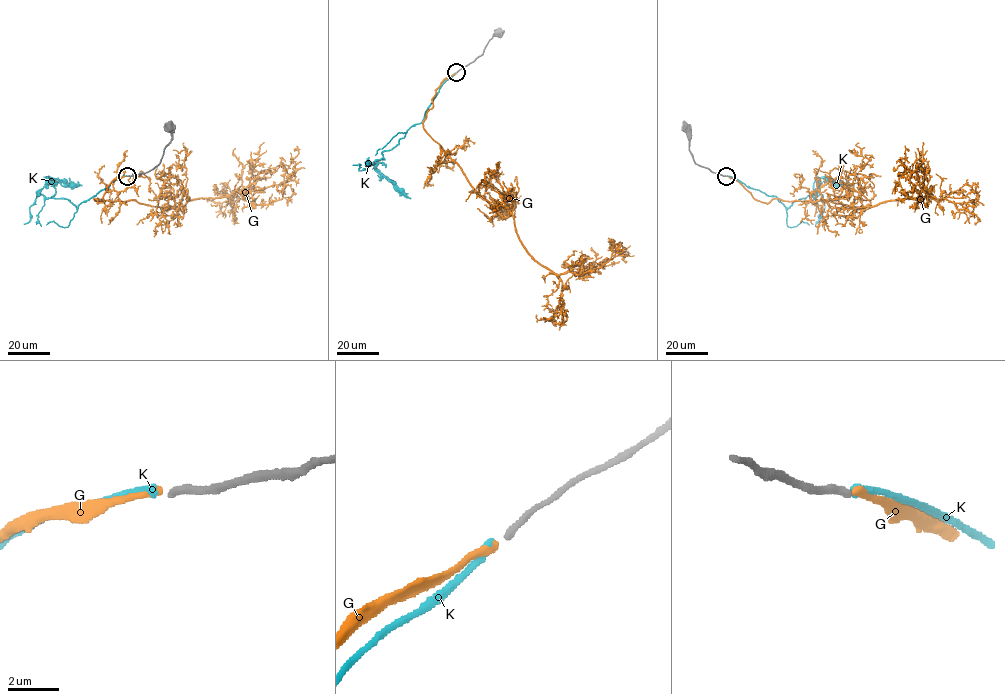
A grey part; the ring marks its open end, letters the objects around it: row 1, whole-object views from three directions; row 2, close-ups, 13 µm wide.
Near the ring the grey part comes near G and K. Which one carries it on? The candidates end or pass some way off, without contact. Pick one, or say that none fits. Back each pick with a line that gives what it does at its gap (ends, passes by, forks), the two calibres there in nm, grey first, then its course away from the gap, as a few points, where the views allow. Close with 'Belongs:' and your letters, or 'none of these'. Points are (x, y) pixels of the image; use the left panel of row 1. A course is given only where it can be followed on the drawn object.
Belongs: none of these

